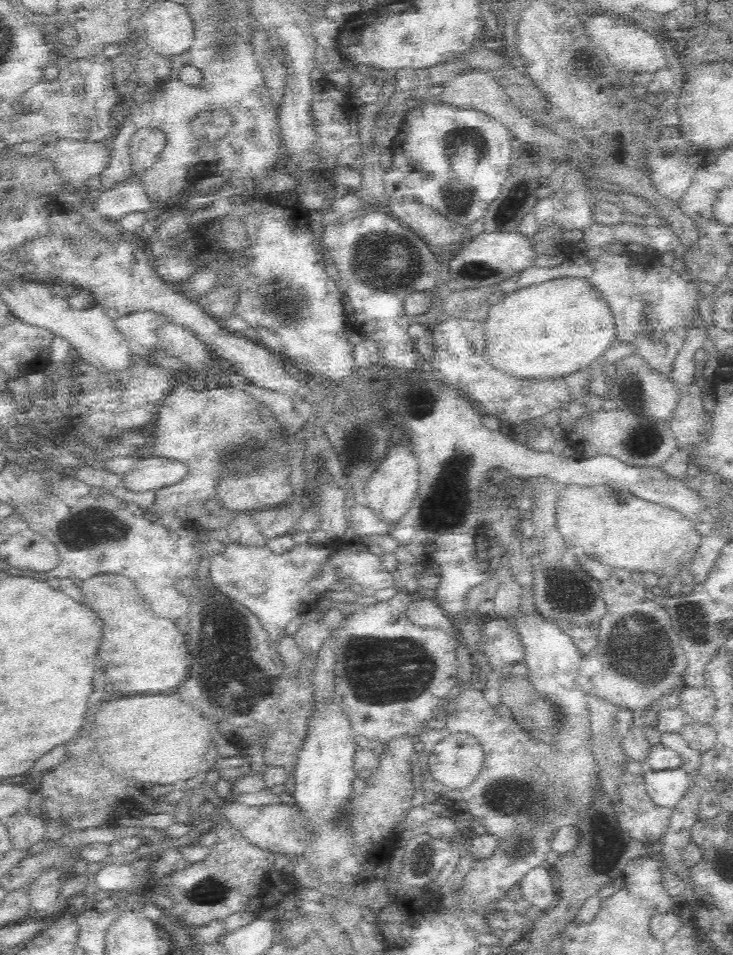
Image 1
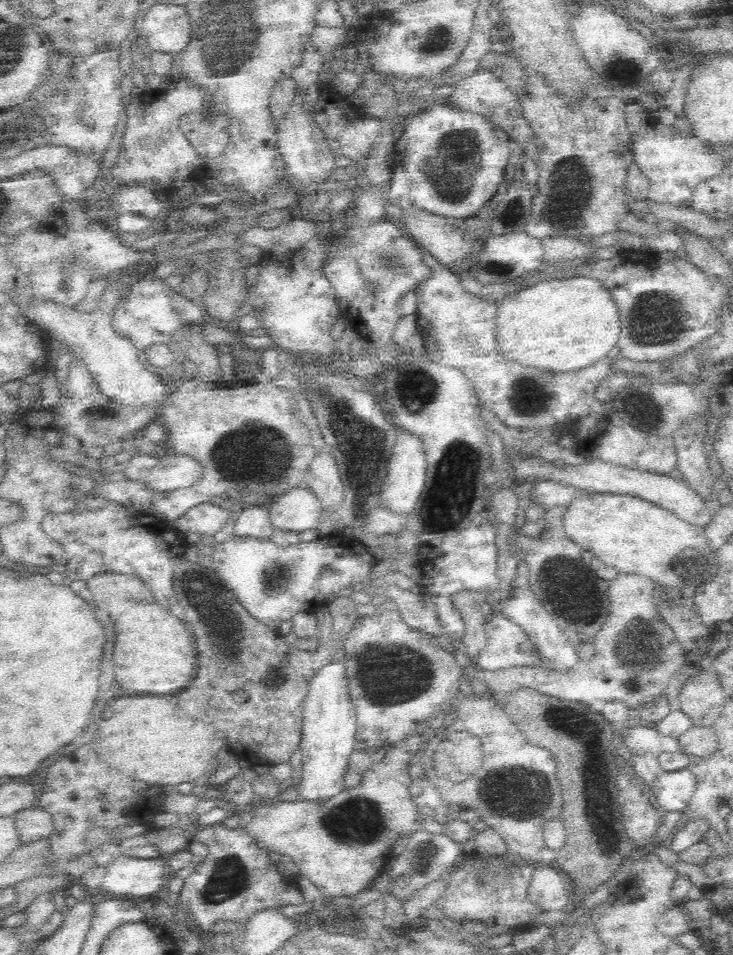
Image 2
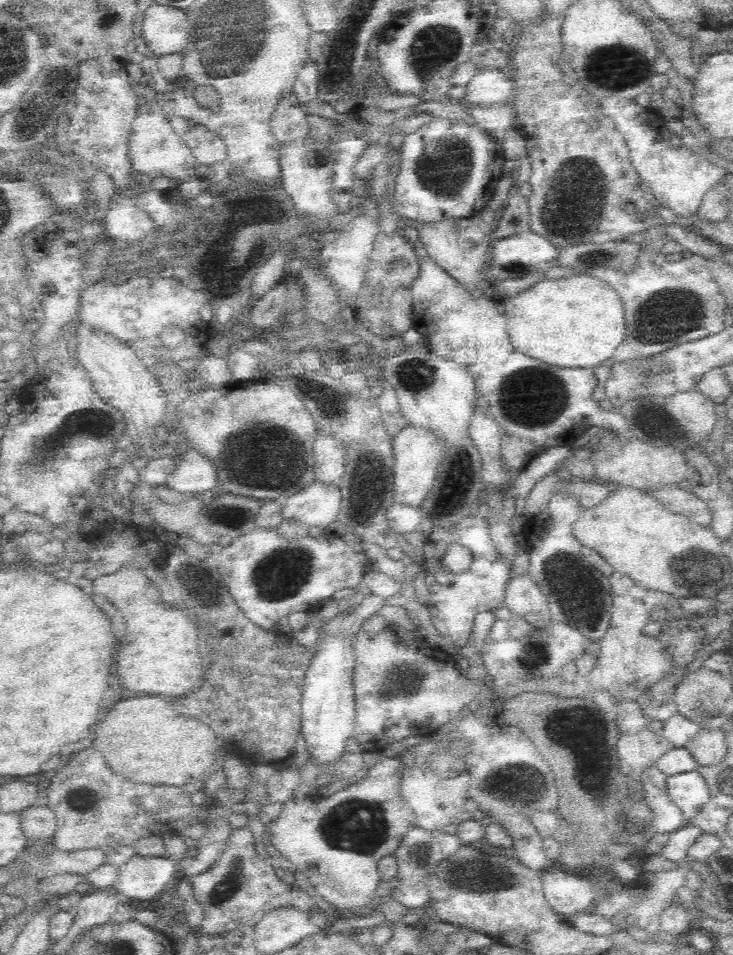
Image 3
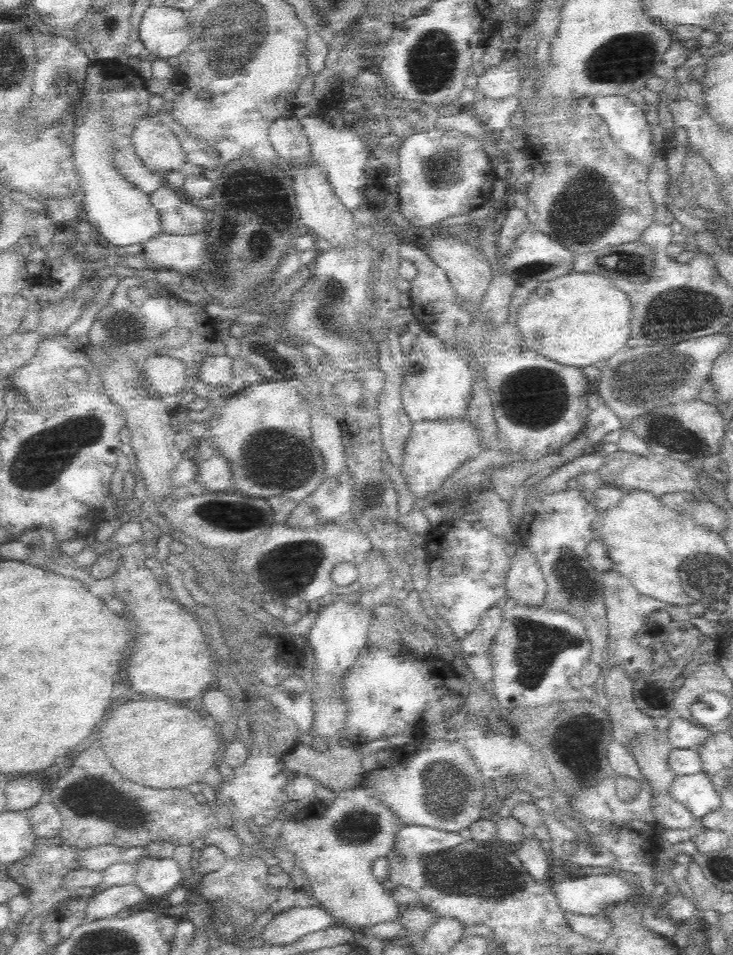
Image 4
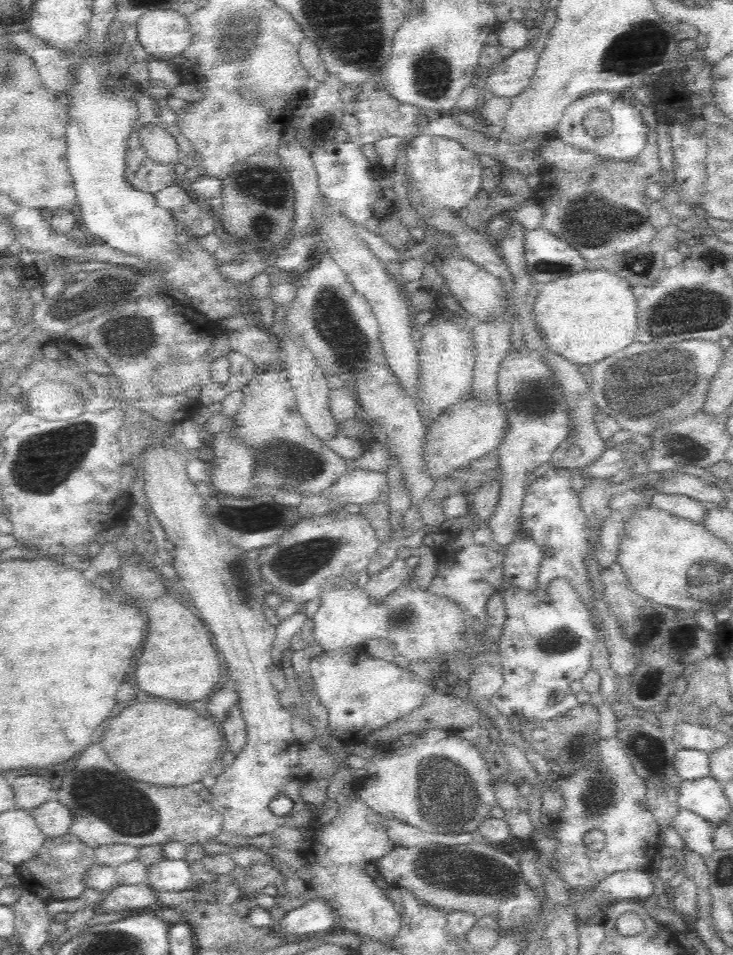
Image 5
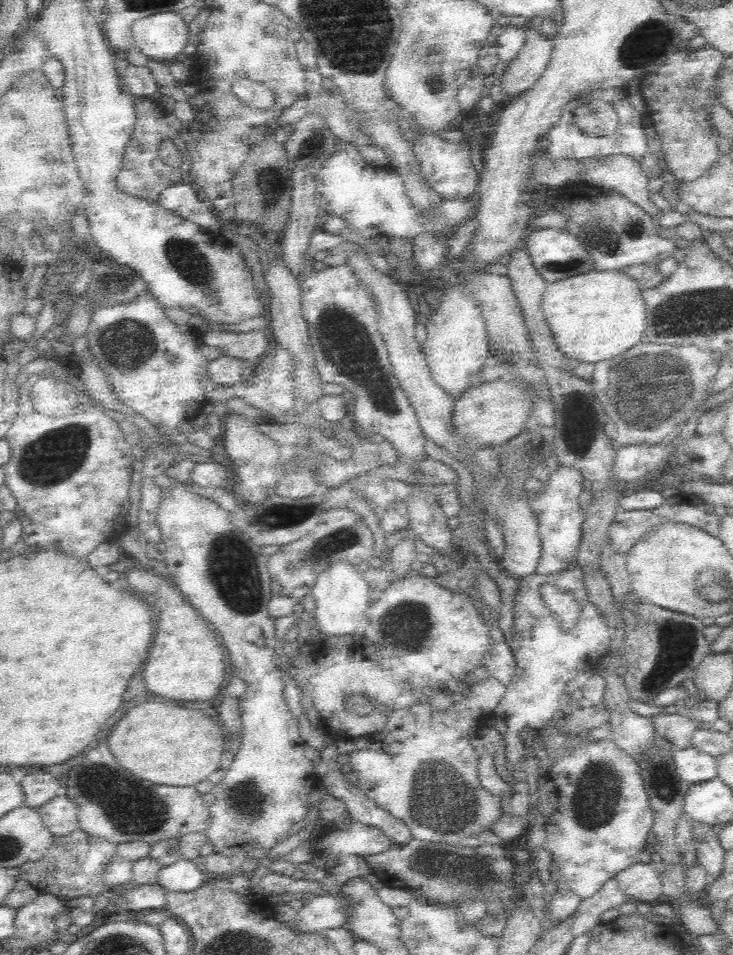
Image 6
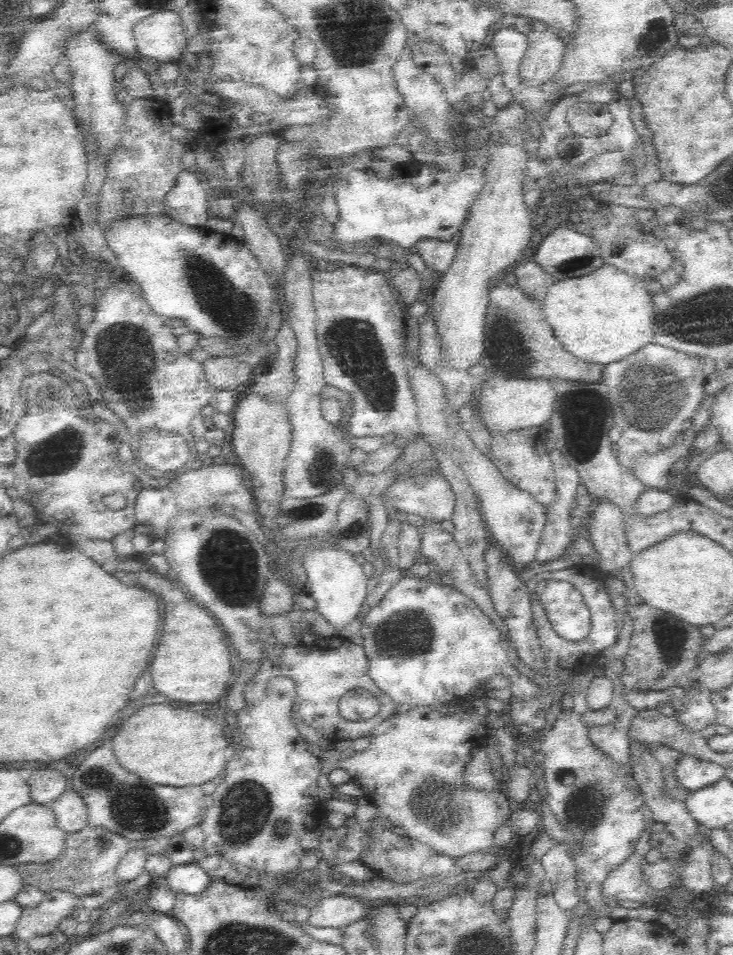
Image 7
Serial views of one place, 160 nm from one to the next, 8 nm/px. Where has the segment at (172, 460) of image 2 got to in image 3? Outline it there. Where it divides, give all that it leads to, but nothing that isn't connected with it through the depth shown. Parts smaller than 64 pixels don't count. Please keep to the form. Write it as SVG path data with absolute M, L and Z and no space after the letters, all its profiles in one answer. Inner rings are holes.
M186 448L183 455L176 456L176 468L168 476L164 486L176 492L198 496L216 486L214 463L196 449Z

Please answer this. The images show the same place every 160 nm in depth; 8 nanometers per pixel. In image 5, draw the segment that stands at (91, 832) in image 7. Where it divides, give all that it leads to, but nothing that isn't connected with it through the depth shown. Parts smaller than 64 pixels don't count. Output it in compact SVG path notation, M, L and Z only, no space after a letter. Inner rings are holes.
M70 832L61 837L47 837L42 844L41 850L36 855L30 858L29 861L20 863L16 866L16 880L18 880L24 888L47 901L74 900L75 898L80 898L80 894L82 894L82 891L86 888L82 878L84 878L86 870L96 863L96 855L94 854L94 849L83 844L78 837L72 835Z

